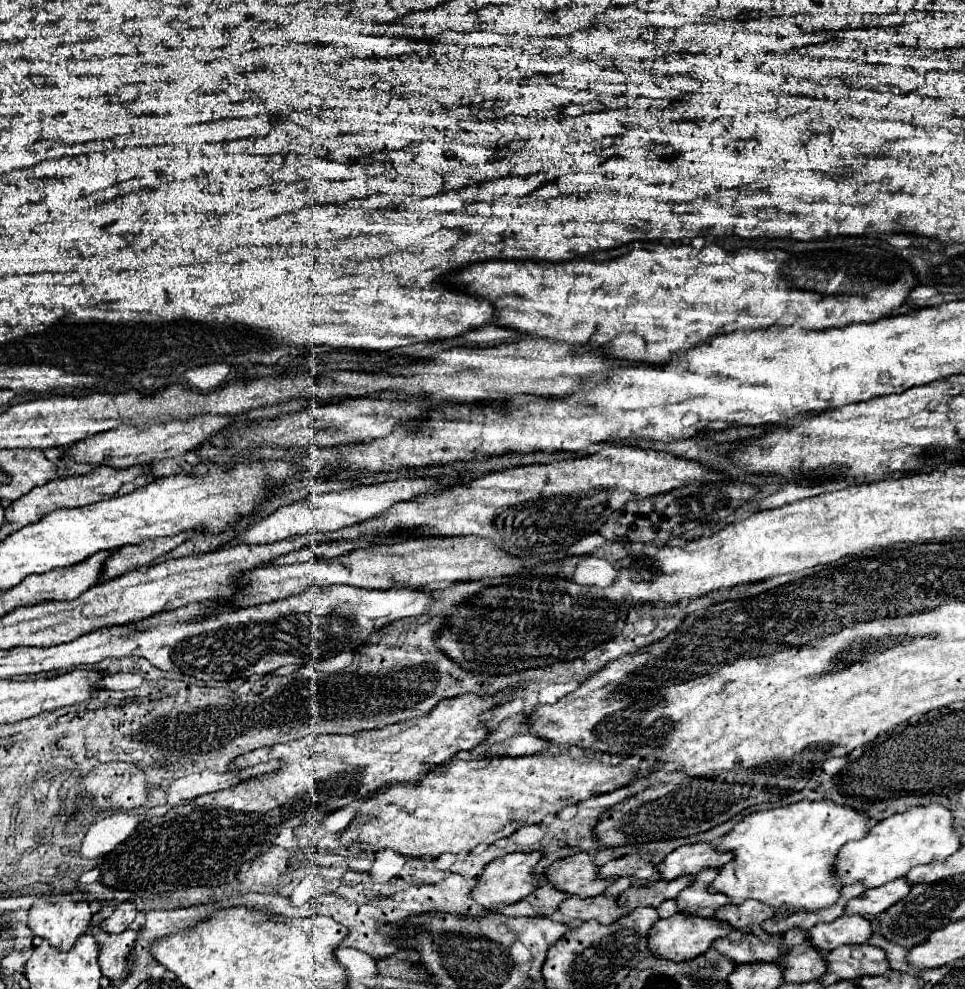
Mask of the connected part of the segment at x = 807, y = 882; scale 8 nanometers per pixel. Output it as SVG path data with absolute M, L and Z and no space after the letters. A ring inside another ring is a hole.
M800 800L782 808L766 810L766 812L752 812L742 822L734 826L730 834L716 846L718 850L726 852L732 850L736 856L732 862L720 868L720 874L710 886L712 892L724 892L730 896L732 904L742 904L748 898L760 900L770 906L784 906L786 910L820 910L838 902L838 894L842 890L842 882L836 876L836 858L838 850L850 842L860 840L868 834L868 814L854 810L846 804L836 804L832 800Z

